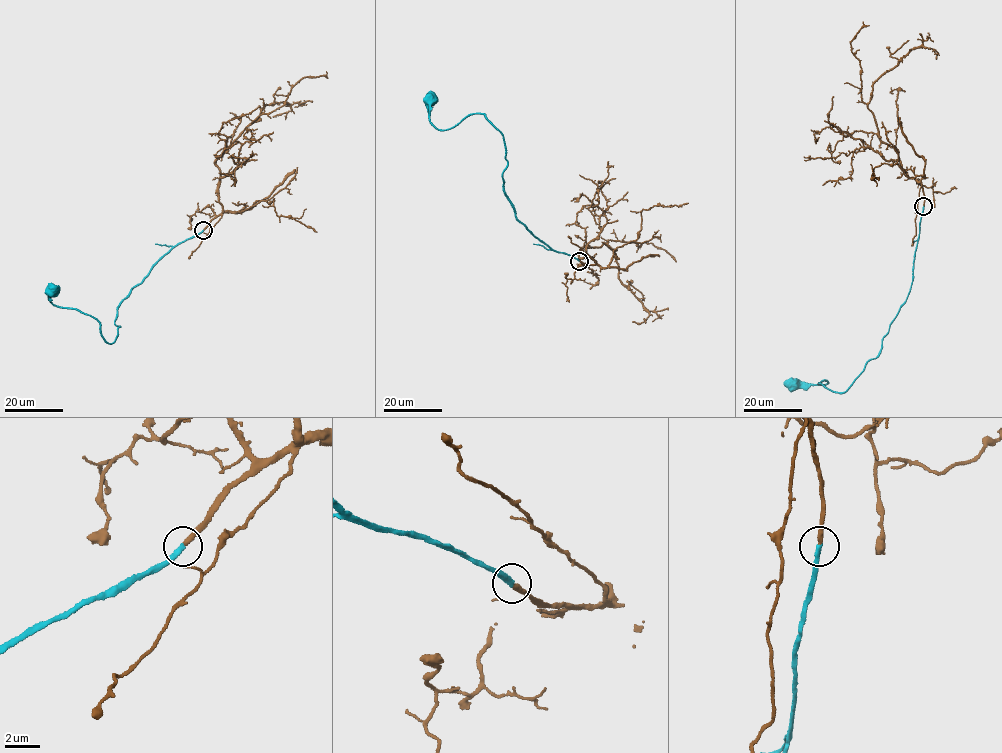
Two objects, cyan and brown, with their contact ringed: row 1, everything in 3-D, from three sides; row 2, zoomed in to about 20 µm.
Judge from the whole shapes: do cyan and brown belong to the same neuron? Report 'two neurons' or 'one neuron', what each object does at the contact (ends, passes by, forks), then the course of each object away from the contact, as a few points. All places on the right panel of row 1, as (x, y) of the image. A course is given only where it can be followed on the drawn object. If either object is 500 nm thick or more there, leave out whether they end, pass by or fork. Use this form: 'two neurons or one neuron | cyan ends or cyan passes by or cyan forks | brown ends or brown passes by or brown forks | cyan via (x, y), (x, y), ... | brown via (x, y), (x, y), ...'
one neuron | cyan ends | brown ends | cyan via (923, 206), (912, 283), (882, 339), (880, 354), (842, 392), (818, 384), (826, 380), (827, 384), (792, 385) | brown via (923, 206), (922, 186), (882, 143), (867, 107), (872, 85), (911, 50), (930, 48), (936, 59)

